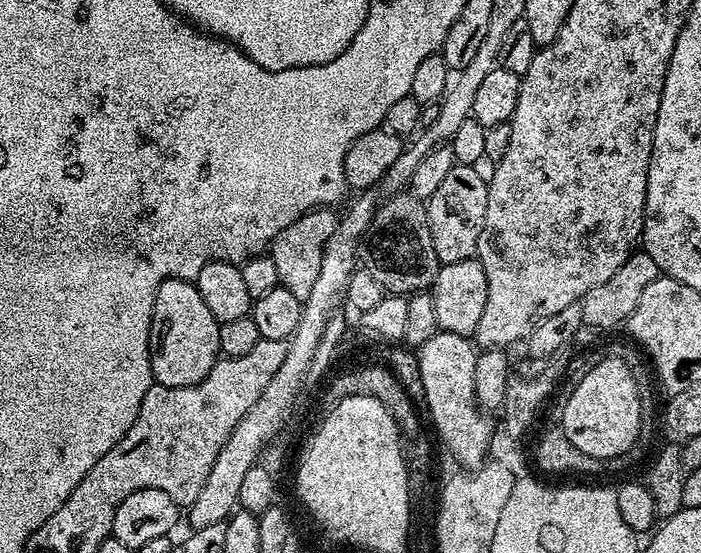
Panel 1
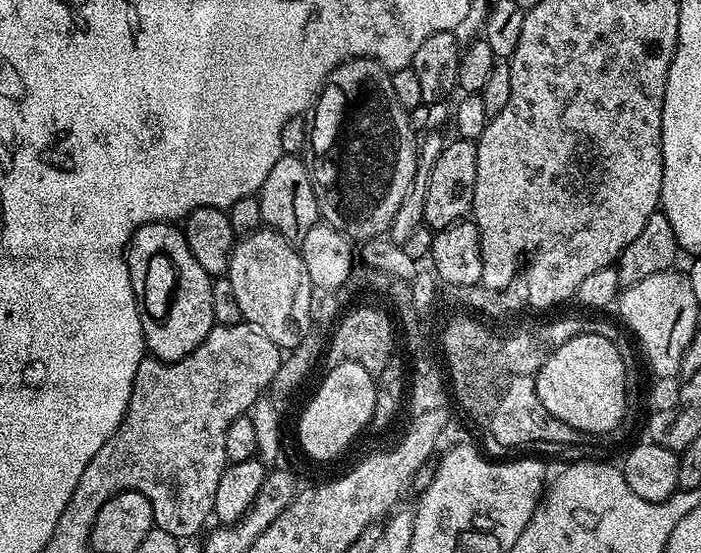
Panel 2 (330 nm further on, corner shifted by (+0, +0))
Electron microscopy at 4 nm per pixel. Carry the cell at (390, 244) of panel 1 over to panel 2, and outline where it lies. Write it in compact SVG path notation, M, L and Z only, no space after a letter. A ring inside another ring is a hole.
M354 56L336 68L344 74L344 80L354 76L356 86L372 82L374 112L360 114L358 106L342 106L342 90L325 83L314 101L312 120L310 116L310 175L323 223L334 226L353 241L367 241L387 233L398 206L402 206L402 198L412 189L418 136L410 128L406 109L394 98L387 68L366 56Z

